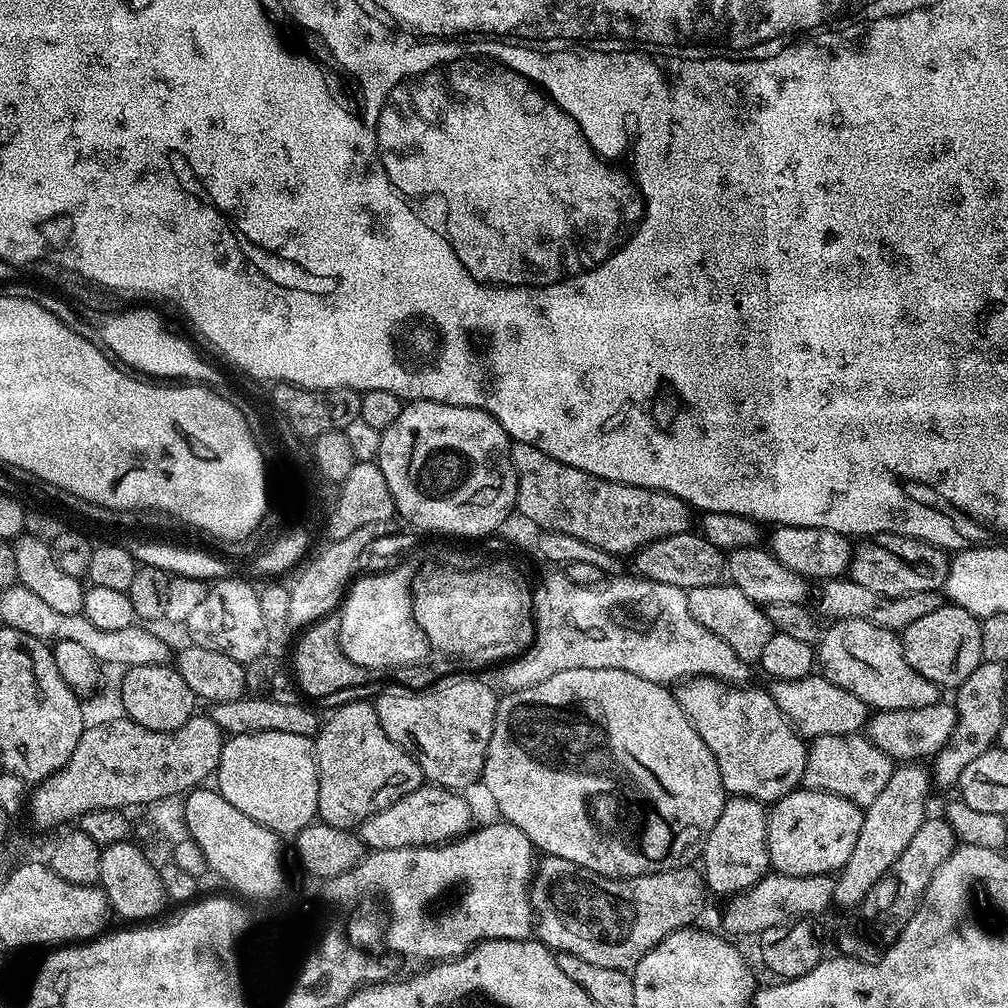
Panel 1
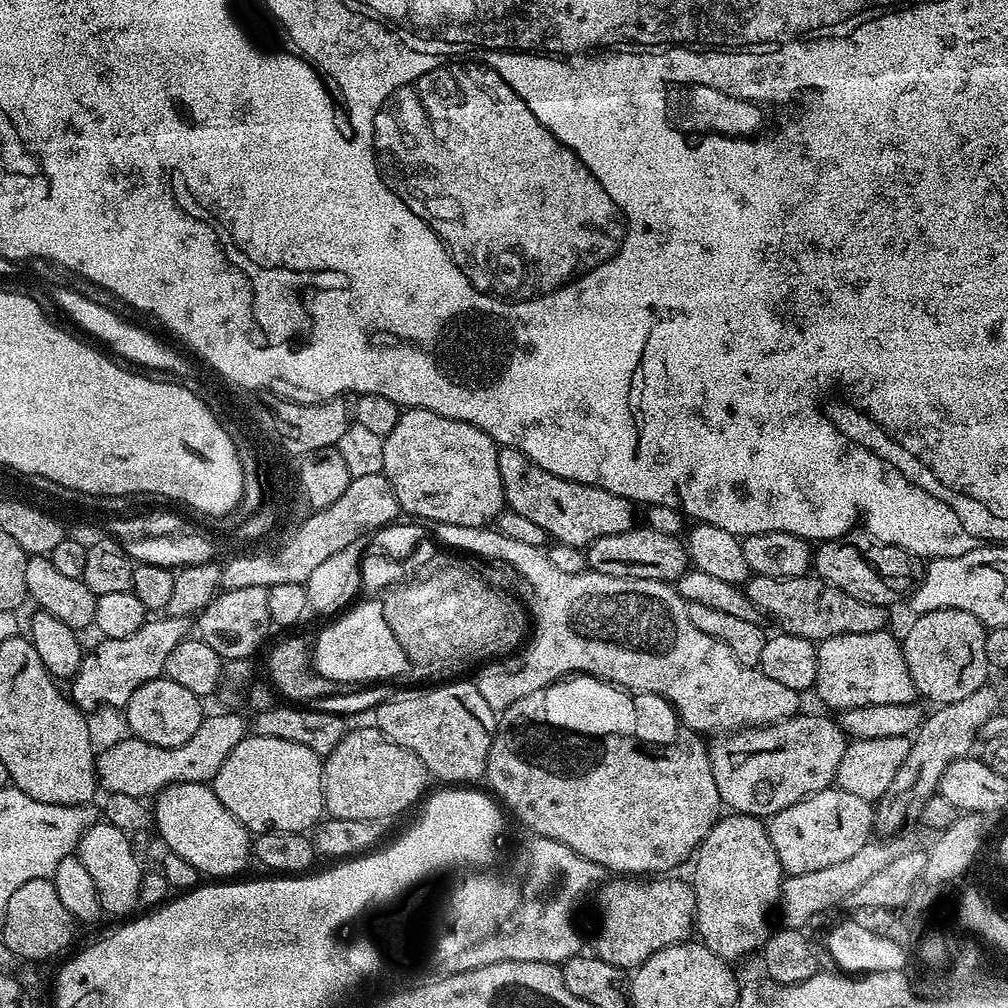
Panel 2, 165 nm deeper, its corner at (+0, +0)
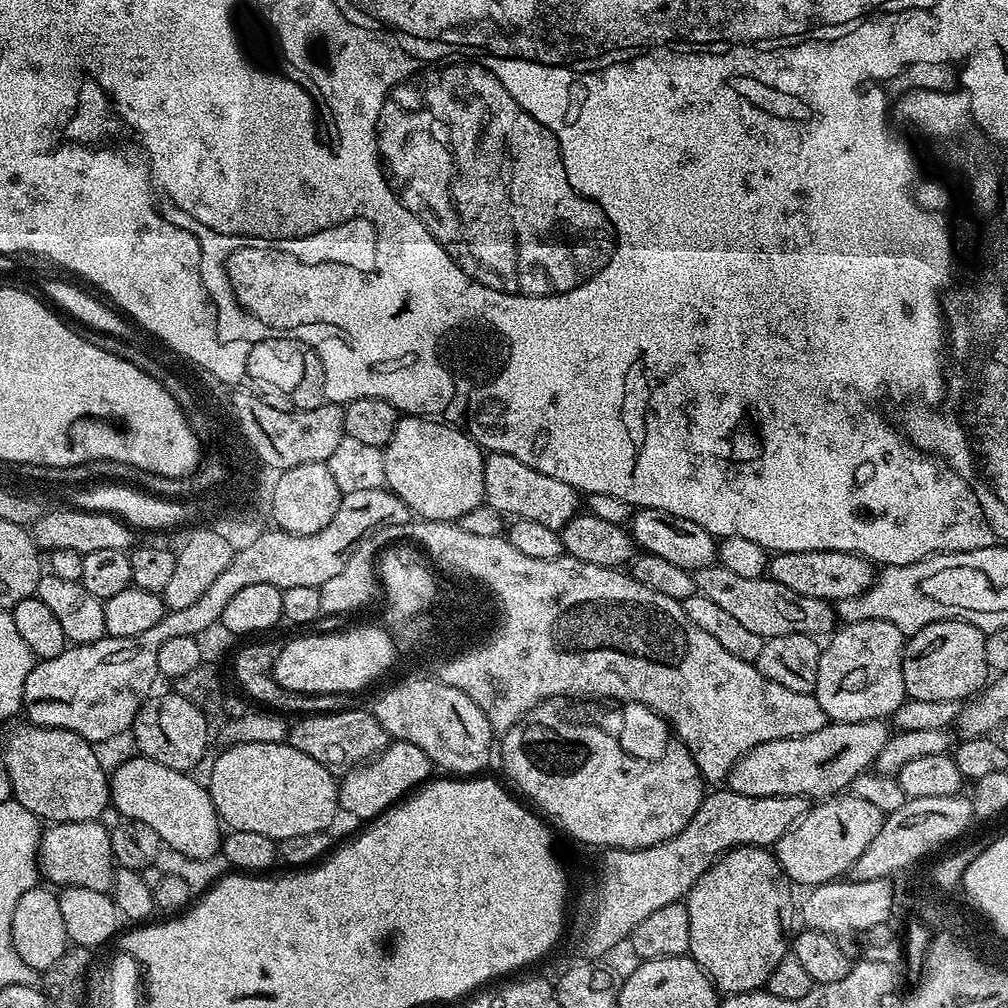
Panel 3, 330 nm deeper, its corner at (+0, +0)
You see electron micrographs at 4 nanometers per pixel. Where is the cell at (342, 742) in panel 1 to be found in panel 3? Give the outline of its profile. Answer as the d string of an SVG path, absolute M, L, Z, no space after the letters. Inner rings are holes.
M392 740L371 762L343 773L338 784L340 807L363 822L371 822L380 813L403 801L413 790L419 789L429 779L427 776L431 772L434 772L433 762L422 749L405 740Z

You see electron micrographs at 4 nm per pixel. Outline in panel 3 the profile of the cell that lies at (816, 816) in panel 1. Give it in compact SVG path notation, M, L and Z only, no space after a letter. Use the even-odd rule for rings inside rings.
M833 794L813 803L809 807L808 813L791 830L782 834L782 838L774 846L776 861L793 885L815 886L839 881L851 869L852 864L862 854L862 850L866 850L866 846L870 846L870 842L874 842L874 834L878 834L878 830L884 824L884 818L885 813L880 812L878 806L874 806L862 798L851 794Z

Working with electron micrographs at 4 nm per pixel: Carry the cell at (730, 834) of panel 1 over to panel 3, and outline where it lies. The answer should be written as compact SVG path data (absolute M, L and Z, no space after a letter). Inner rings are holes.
M767 847L725 852L688 891L690 946L687 955L724 994L758 992L786 954L784 927L792 904L790 881Z

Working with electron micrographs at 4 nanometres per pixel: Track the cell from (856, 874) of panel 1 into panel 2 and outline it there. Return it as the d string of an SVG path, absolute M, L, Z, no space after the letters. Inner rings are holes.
M991 683L983 684L981 688L974 690L974 694L969 694L958 702L941 704L932 710L936 712L930 713L929 716L927 713L923 717L920 727L911 737L912 745L910 754L906 754L906 762L902 762L898 774L894 774L892 791L878 804L878 824L888 831L885 833L892 834L900 830L895 828L902 827L912 811L915 813L921 809L921 806L938 792L946 766L973 751L972 743L977 743L982 725L1002 708L1000 692L992 687Z

